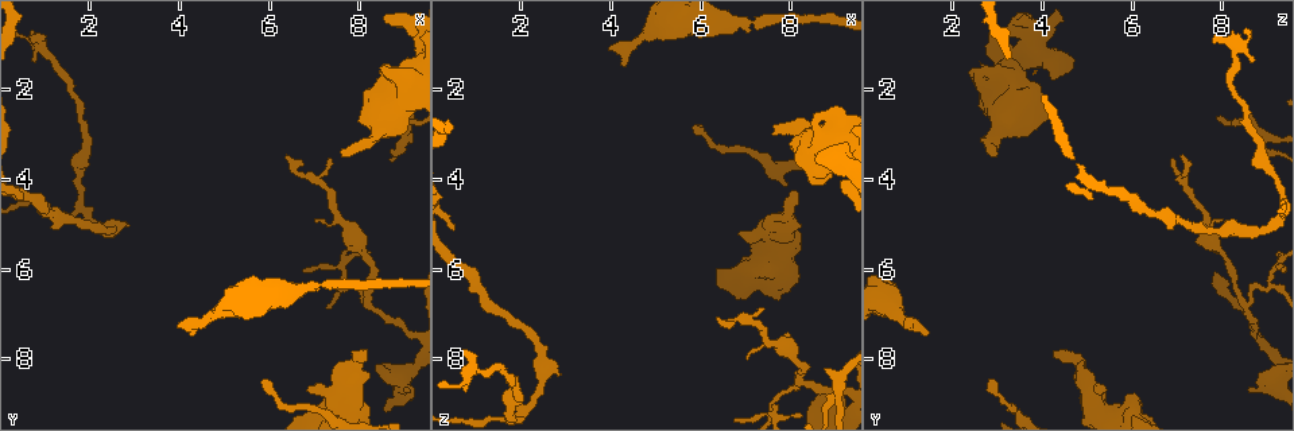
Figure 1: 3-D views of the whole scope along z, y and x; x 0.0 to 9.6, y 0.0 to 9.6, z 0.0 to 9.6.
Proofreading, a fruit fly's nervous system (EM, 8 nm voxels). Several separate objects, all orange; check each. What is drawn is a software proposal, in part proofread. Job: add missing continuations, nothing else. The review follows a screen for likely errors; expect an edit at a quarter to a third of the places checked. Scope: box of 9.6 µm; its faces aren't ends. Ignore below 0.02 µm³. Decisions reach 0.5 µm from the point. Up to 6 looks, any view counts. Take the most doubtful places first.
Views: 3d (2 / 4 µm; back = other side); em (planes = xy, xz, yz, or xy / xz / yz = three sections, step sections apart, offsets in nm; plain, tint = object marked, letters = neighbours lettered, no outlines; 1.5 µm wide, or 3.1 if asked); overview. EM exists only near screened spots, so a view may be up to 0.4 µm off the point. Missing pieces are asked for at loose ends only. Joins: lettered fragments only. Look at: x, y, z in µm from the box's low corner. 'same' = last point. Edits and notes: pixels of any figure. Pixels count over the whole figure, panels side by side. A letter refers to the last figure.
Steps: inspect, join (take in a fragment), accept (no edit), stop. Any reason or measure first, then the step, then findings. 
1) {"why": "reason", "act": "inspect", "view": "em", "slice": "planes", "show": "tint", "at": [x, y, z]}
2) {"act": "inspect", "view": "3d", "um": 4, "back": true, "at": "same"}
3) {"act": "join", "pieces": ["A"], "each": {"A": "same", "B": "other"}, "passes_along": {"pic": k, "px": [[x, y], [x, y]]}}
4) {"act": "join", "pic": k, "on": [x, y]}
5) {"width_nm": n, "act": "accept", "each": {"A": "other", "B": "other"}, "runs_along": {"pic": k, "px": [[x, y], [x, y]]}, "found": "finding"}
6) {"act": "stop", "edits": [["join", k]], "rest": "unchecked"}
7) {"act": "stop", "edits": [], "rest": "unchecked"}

{"why": "branch stops here", "act": "inspect", "view": "em", "slice": "yz", "step": 4, "show": "letters", "at": [7.65, 3.50, 2.95]}

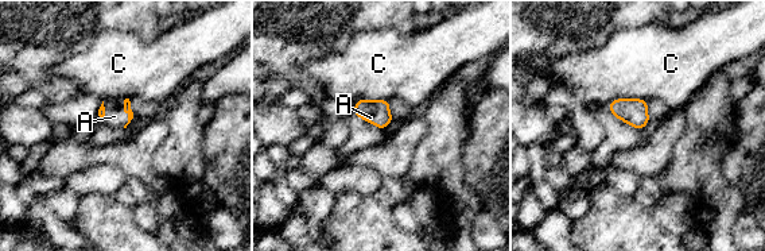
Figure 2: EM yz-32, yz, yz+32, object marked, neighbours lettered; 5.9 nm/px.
{"act": "inspect", "view": "em", "slice": "planes", "show": "letters", "at": "same"}

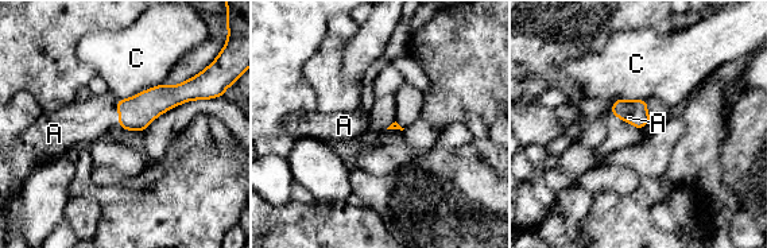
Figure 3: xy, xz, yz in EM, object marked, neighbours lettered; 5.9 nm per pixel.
{"longest_contact_nm": ["C", 280], "act": "join", "pieces": ["A"], "each": {"A": "same", "C": "other"}, "found": "the cell continues"}

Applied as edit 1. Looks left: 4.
{"why": "see it whole again", "act": "inspect", "view": "overview"}

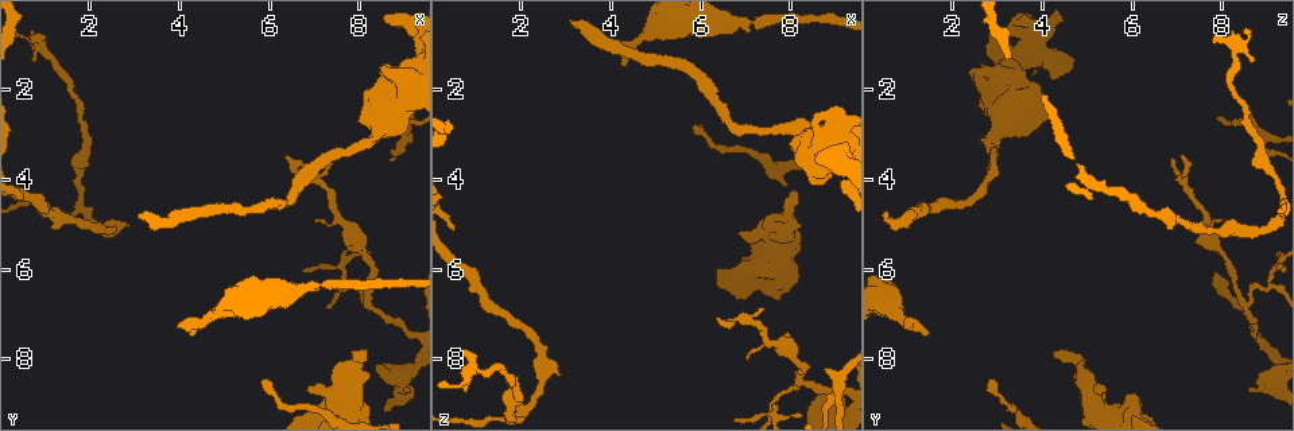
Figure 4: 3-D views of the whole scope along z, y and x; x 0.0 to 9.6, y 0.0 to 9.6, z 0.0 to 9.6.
{"why": "thin end", "act": "inspect", "view": "em", "slice": "planes", "show": "letters", "at": [5.85, 8.50, 2.90]}

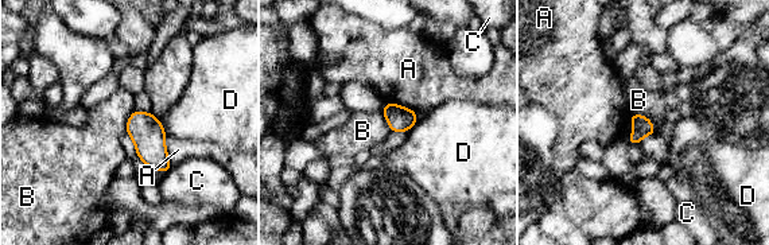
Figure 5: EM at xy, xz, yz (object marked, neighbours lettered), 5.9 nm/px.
{"width_nm": 120, "act": "accept", "each": {"A": "other", "B": "other", "C": "other", "D": "other"}, "found": "no lettered fragment goes on from it"}

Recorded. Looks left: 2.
{"act": "inspect", "view": "em", "slice": "planes", "show": "letters", "at": [0.75, 0.90, 7.80]}

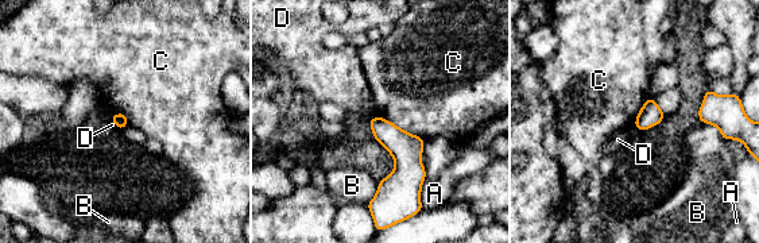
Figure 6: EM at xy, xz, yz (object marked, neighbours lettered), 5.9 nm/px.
{"width_nm": 90, "act": "accept", "each": {"A": "other", "B": "other", "C": "other", "D": "other"}, "border": {"pic": 6, "px": [[375, 115], [423, 139]]}, "found": "none of them fits"}

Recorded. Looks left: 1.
{"act": "stop", "edits": [["join", 3]], "rest": "unchecked"}

